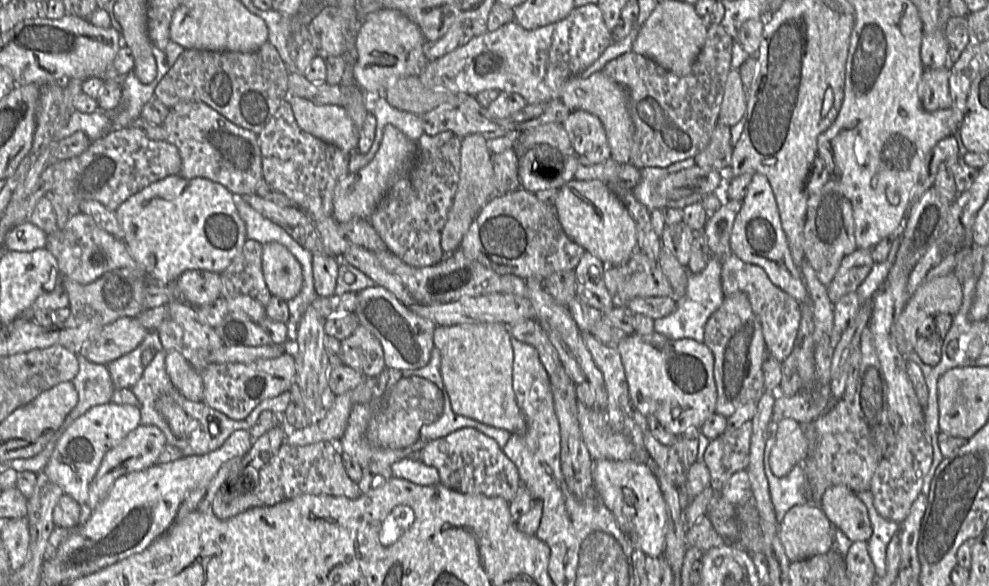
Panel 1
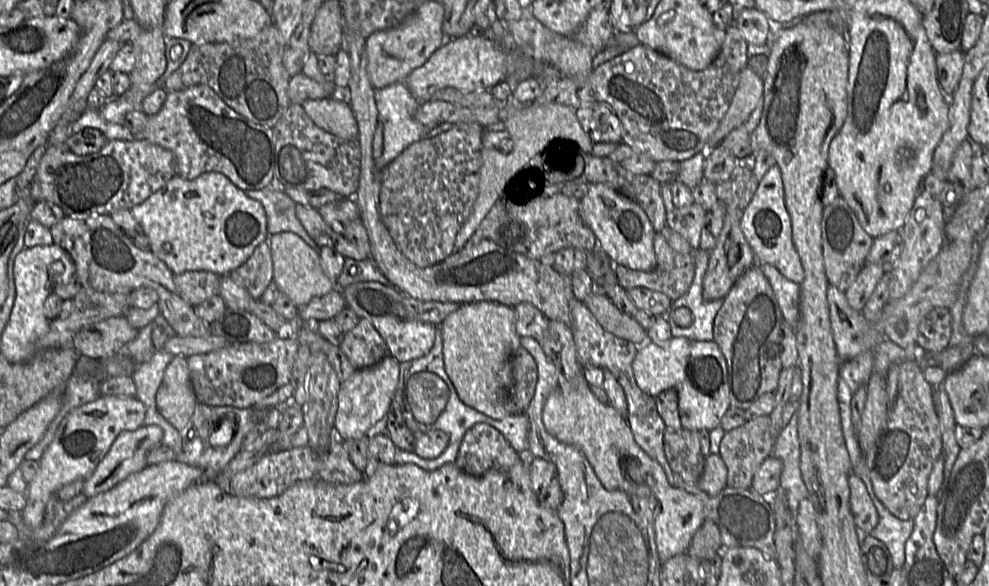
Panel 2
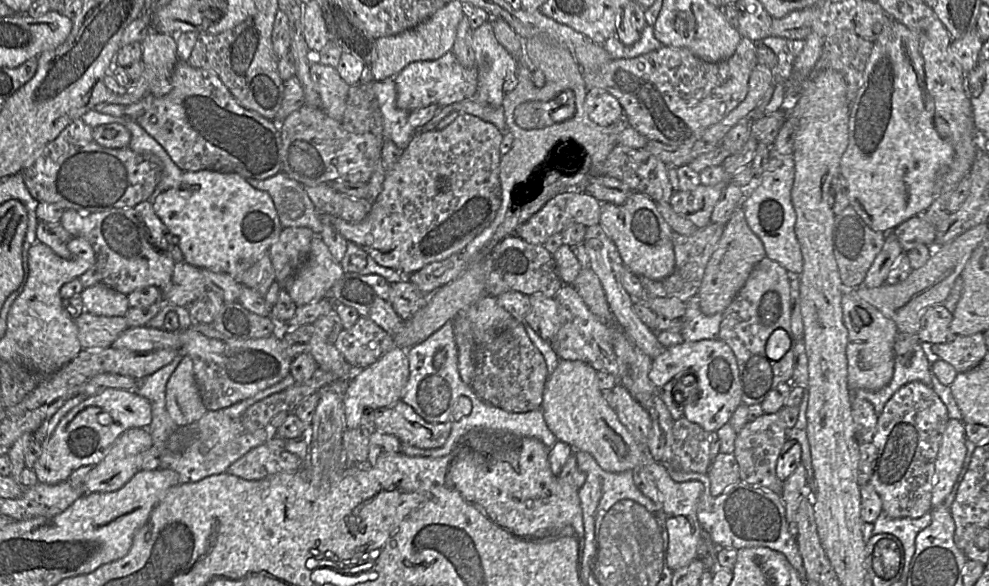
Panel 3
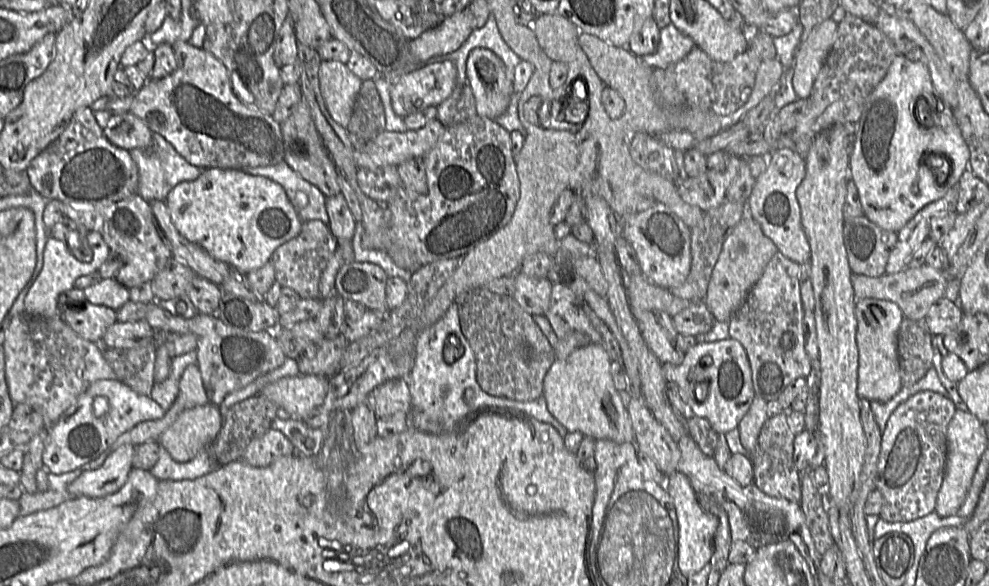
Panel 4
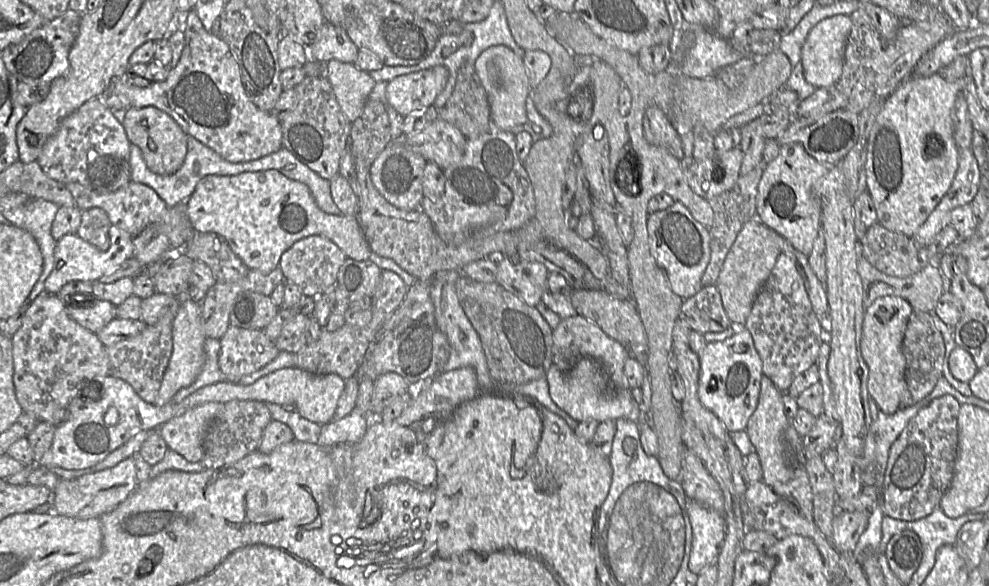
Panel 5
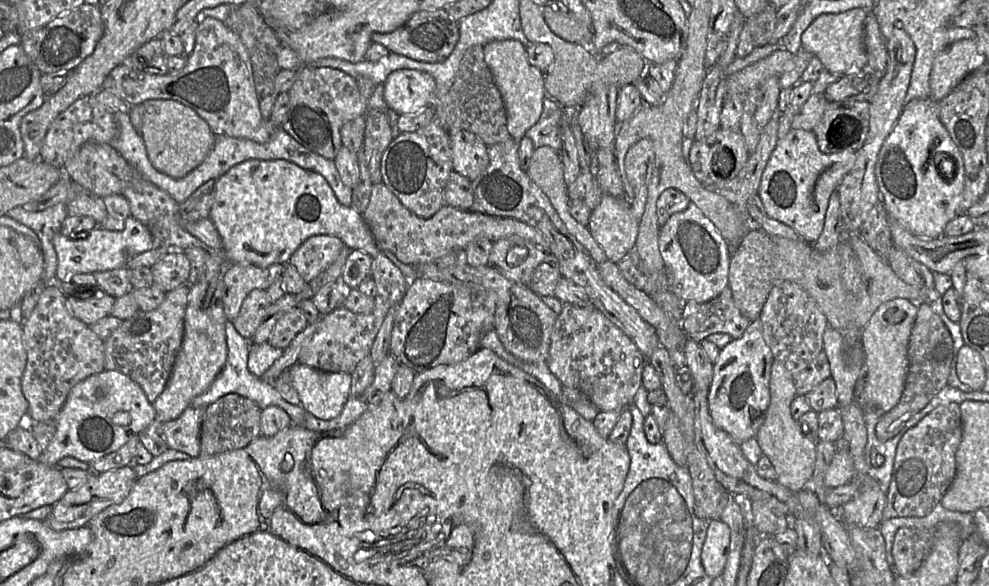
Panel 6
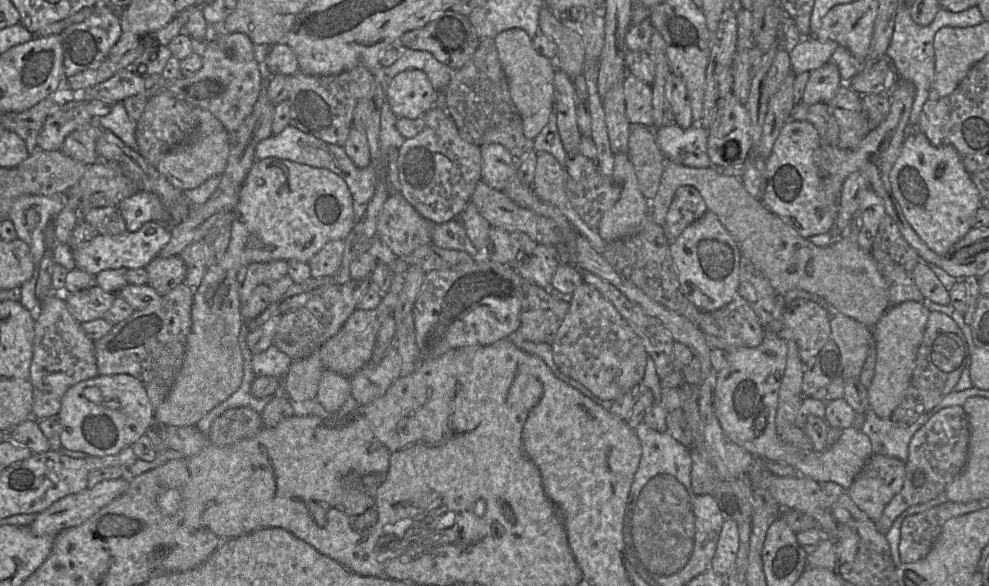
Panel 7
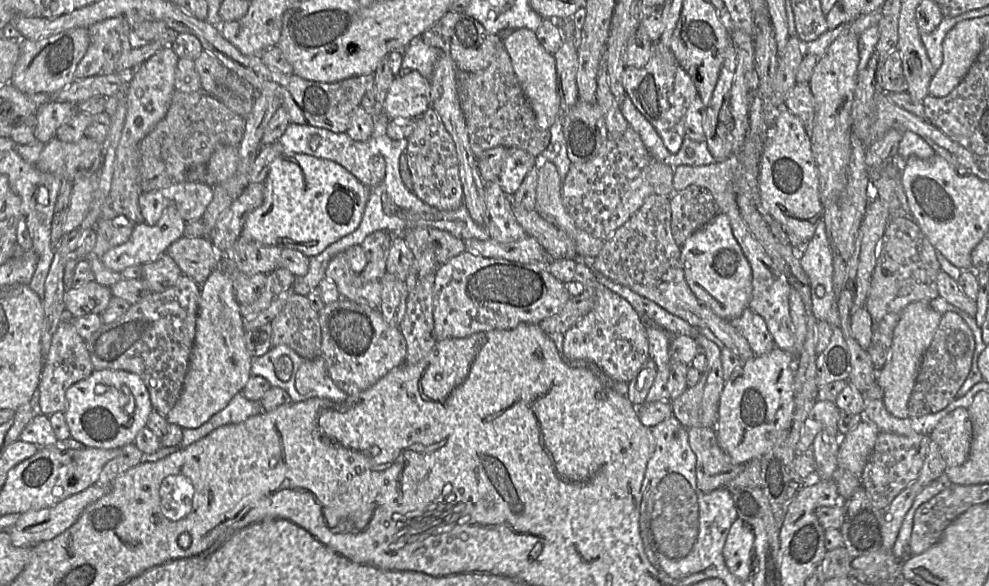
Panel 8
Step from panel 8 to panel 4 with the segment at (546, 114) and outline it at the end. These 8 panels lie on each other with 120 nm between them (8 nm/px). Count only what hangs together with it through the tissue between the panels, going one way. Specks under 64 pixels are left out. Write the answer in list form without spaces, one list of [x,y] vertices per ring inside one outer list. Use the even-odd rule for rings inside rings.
[[[475,48],[470,52],[466,62],[466,80],[471,86],[479,116],[494,120],[508,109],[515,93],[513,78],[514,72],[507,71],[504,62],[491,50]]]

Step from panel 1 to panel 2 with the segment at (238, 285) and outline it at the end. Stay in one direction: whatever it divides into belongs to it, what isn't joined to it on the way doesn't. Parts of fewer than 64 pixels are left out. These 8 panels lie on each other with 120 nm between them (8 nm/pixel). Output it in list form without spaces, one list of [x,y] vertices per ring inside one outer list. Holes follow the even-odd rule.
[[[268,242],[260,243],[251,256],[228,276],[243,287],[251,297],[260,299],[273,280],[273,262]]]

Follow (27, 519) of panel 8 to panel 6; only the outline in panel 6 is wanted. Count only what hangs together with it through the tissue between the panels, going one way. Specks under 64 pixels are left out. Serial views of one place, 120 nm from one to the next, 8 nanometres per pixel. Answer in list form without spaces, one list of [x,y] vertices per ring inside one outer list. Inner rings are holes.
[[[132,465],[100,474],[92,474],[86,483],[78,488],[68,490],[52,506],[51,514],[44,521],[53,530],[75,529],[85,526],[94,516],[109,506],[121,503],[128,496],[137,479]]]

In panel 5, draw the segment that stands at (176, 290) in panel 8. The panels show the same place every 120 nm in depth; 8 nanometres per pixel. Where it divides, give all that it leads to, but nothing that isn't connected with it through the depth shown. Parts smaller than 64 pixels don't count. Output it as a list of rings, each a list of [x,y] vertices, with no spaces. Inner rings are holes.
[[[174,298],[172,305],[153,325],[146,326],[138,335],[106,347],[110,361],[110,375],[130,384],[139,397],[148,404],[154,404],[167,369],[172,350],[172,327],[180,301]]]

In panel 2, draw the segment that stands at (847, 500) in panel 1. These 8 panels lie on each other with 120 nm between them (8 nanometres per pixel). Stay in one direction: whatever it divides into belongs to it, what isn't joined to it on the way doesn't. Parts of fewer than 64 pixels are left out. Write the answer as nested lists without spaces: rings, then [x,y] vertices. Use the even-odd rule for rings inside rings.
[[[850,474],[850,508],[858,529],[869,534],[878,524],[877,509],[869,496],[865,483],[856,475]]]

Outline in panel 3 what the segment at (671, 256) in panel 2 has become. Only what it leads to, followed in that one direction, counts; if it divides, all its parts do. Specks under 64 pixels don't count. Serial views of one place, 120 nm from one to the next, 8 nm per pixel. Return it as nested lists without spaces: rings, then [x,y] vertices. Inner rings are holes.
[[[709,223],[697,228],[692,235],[680,235],[673,233],[672,241],[675,253],[675,267],[673,272],[666,278],[653,280],[641,277],[644,288],[651,296],[677,298],[680,301],[687,301],[698,295],[703,280],[706,266],[724,232],[725,225]]]

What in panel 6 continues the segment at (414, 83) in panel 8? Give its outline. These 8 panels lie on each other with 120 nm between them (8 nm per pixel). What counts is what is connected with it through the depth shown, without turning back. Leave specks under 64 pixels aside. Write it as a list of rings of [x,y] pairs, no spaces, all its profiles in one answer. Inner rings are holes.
[[[396,70],[383,85],[385,102],[398,115],[416,114],[434,103],[435,80],[423,71]]]

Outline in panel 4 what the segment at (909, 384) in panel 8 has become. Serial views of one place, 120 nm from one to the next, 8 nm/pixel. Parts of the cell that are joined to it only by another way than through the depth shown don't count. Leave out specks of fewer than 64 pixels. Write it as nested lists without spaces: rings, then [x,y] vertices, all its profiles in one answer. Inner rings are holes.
[[[858,299],[855,303],[857,319],[856,342],[859,351],[857,393],[860,398],[886,402],[901,389],[897,336],[904,315],[897,304],[888,300]]]

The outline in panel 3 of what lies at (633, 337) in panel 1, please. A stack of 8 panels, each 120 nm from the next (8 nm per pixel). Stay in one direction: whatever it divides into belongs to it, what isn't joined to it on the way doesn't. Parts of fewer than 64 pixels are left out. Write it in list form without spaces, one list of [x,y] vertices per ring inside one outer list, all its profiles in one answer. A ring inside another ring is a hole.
[[[700,340],[684,342],[666,347],[664,351],[652,359],[649,379],[657,388],[670,381],[675,381],[674,397],[683,406],[683,416],[690,422],[700,425],[705,431],[717,432],[728,424],[733,413],[741,405],[741,392],[738,382],[738,365],[732,349],[721,340]],[[685,376],[690,382],[696,383],[696,389],[690,398],[679,400],[680,387],[685,387]]]

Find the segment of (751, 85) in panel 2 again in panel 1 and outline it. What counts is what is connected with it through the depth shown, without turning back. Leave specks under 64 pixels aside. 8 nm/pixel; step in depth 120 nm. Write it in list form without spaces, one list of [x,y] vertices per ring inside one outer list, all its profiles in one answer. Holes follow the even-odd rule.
[[[732,69],[725,82],[720,106],[719,122],[733,127],[744,117],[747,110],[747,91],[744,89],[739,71]]]

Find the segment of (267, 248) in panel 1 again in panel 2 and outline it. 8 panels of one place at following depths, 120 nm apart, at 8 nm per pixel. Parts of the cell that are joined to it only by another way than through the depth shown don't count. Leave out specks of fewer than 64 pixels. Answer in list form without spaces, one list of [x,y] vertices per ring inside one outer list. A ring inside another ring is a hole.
[[[281,232],[268,236],[273,262],[273,281],[278,290],[286,295],[296,307],[304,306],[314,298],[336,289],[336,282],[330,280],[320,264],[319,250],[311,247],[293,232]]]

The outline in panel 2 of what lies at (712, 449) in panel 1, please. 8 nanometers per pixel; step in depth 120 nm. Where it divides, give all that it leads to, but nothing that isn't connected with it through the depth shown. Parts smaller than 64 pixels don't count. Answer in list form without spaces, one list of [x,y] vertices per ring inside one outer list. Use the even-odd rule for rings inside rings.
[[[769,416],[756,417],[743,426],[726,432],[721,440],[718,455],[727,467],[727,487],[751,489],[755,473],[773,453],[775,439],[771,434]]]

